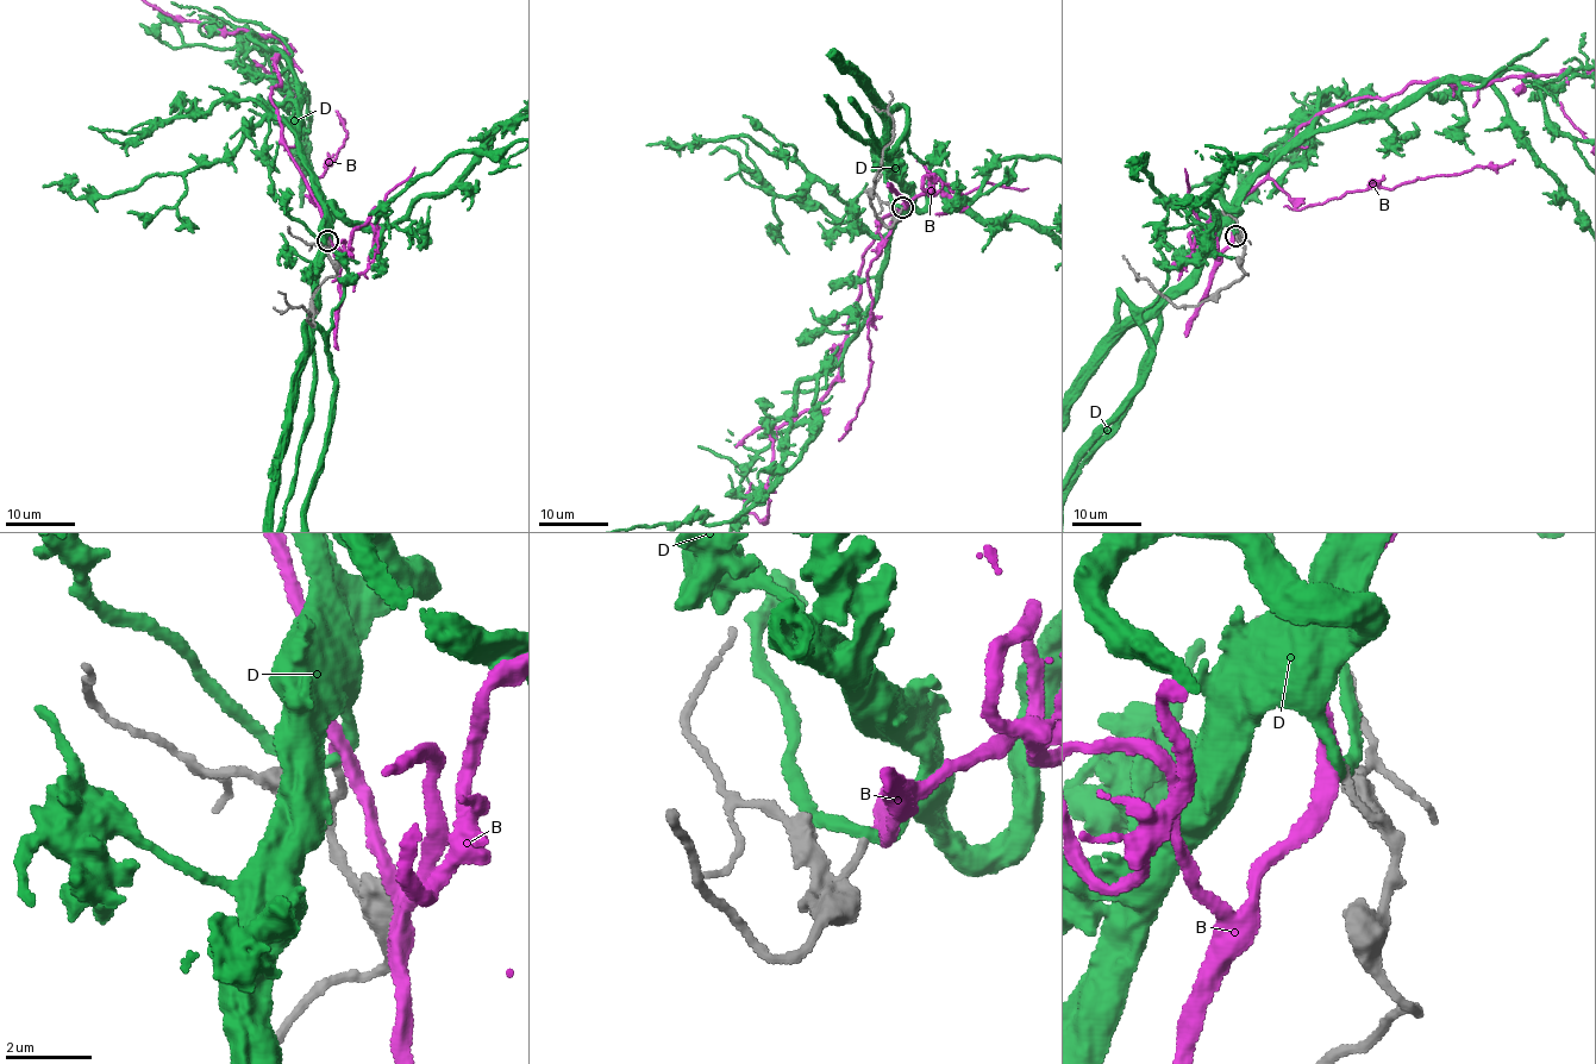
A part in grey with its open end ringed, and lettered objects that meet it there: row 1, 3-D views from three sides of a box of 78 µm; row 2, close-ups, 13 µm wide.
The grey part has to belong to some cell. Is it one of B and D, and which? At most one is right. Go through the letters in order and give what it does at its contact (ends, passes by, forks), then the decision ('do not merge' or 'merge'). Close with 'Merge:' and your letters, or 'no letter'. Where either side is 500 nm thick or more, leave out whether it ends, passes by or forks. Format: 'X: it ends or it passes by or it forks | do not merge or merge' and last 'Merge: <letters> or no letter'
B: it passes by | merge
D: it passes by | do not merge
Merge: B

